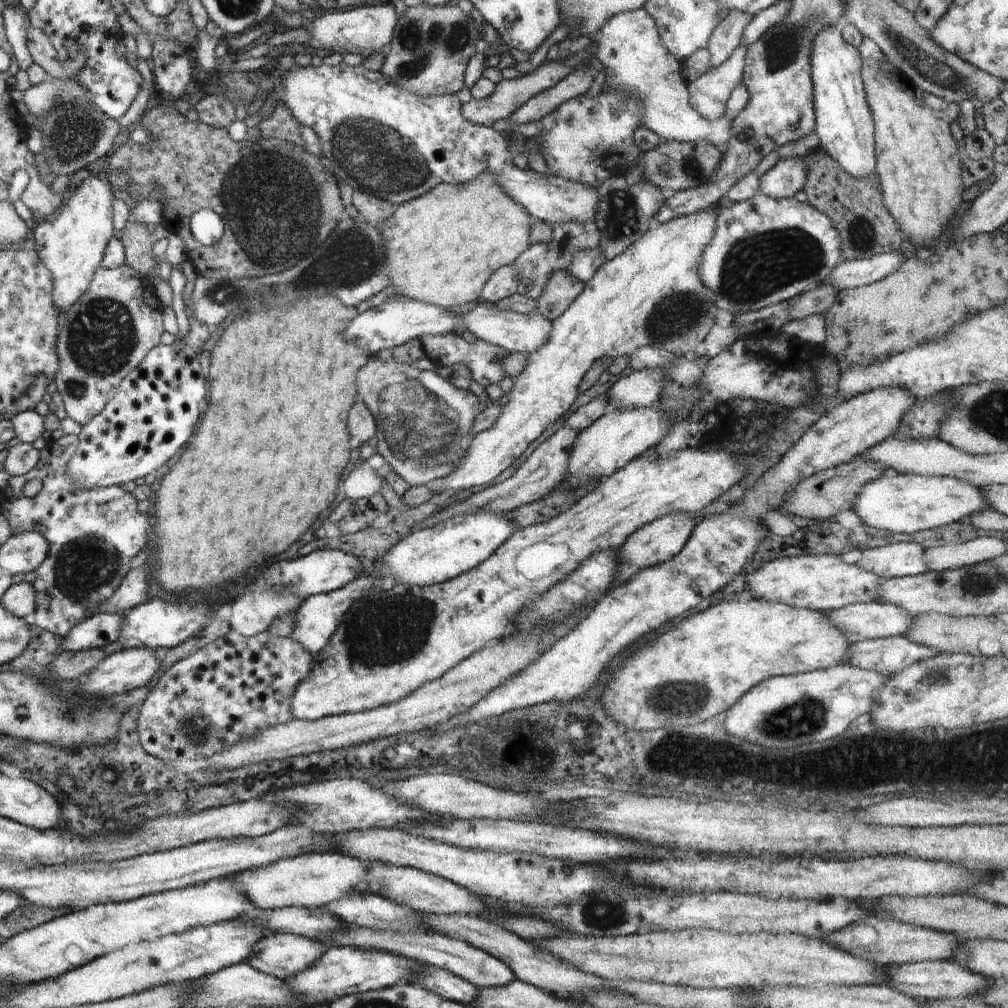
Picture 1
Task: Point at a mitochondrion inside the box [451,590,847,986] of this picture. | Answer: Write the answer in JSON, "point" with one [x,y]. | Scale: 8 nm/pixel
{"point":[689,750]}

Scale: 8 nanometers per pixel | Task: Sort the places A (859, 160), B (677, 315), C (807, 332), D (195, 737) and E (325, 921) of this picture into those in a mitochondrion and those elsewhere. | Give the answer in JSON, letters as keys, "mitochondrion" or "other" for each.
{"A":"other","B":"mitochondrion","C":"other","D":"mitochondrion","E":"other"}

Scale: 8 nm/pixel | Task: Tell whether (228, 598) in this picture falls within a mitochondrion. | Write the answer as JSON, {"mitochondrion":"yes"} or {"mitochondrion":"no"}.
{"mitochondrion":"no"}

